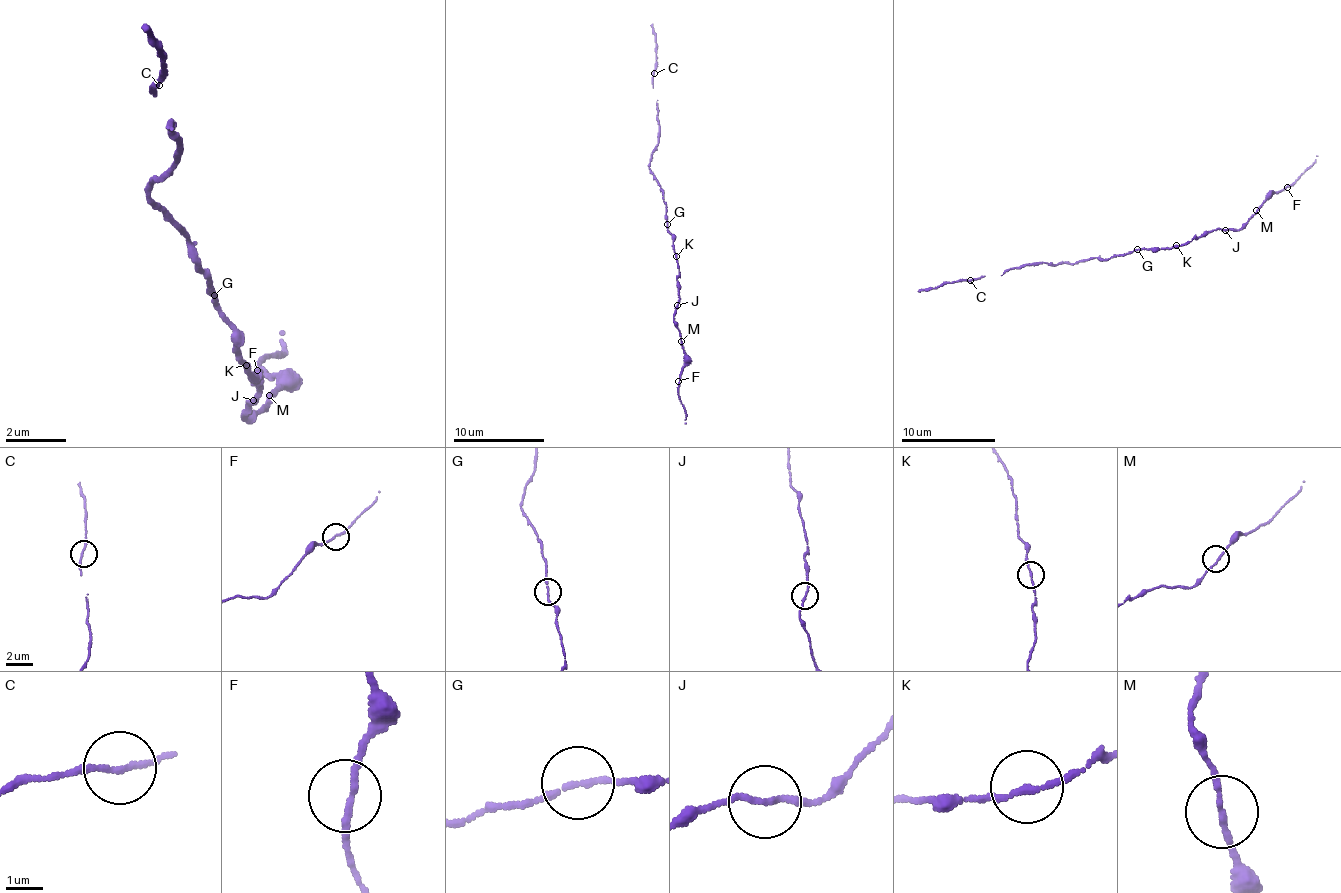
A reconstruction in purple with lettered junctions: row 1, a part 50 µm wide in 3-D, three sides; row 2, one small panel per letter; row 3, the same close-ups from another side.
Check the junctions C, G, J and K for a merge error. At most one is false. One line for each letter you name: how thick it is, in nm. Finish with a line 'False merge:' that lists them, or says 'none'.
False merge: none

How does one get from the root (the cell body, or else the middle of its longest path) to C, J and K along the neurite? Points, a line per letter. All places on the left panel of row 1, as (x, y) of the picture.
C: (212, 297), (185, 227), (146, 196), (152, 172), (167, 177), (180, 152), (159, 85)
J: (212, 297), (236, 332), (238, 363), (246, 361), (247, 376), (255, 374), (258, 398), (251, 402)
K: (212, 297), (213, 306), (221, 304), (236, 332), (238, 363), (246, 361), (246, 365)

